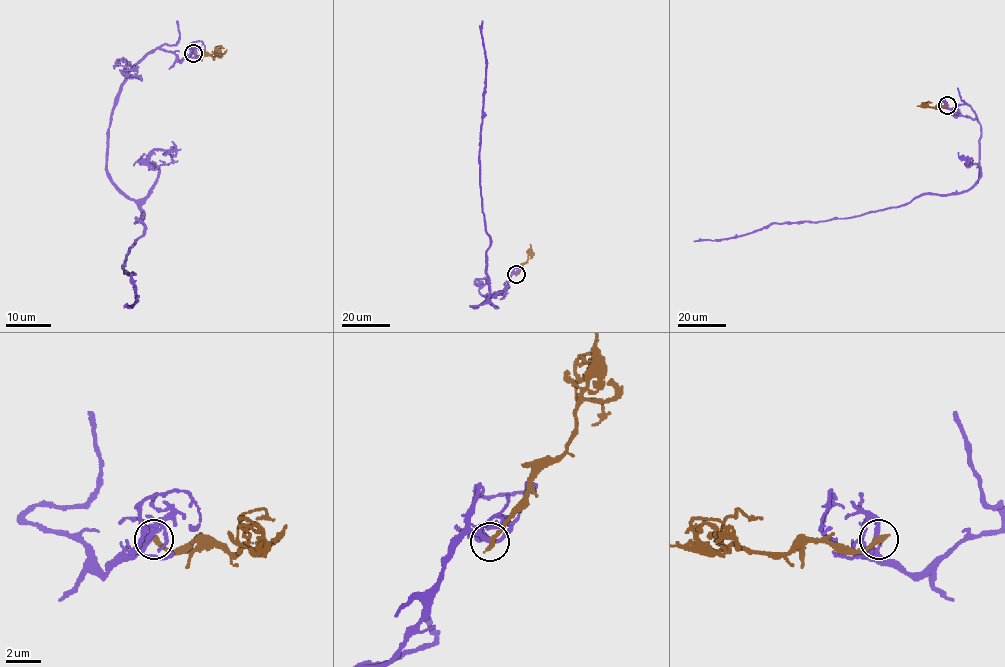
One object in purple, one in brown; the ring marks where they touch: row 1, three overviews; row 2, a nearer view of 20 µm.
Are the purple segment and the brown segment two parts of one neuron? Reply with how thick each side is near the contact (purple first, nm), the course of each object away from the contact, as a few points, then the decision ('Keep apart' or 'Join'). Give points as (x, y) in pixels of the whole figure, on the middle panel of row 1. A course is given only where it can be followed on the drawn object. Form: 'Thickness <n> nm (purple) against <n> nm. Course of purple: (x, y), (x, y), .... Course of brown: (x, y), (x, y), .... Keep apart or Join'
Thickness 240 nm (purple) against 340 nm. Course of purple: (516, 274), (470, 306), (481, 305), (489, 293), (490, 237), (480, 187), (482, 21). Course of brown: (516, 274), (526, 262), (527, 253), (530, 258). Keep apart

